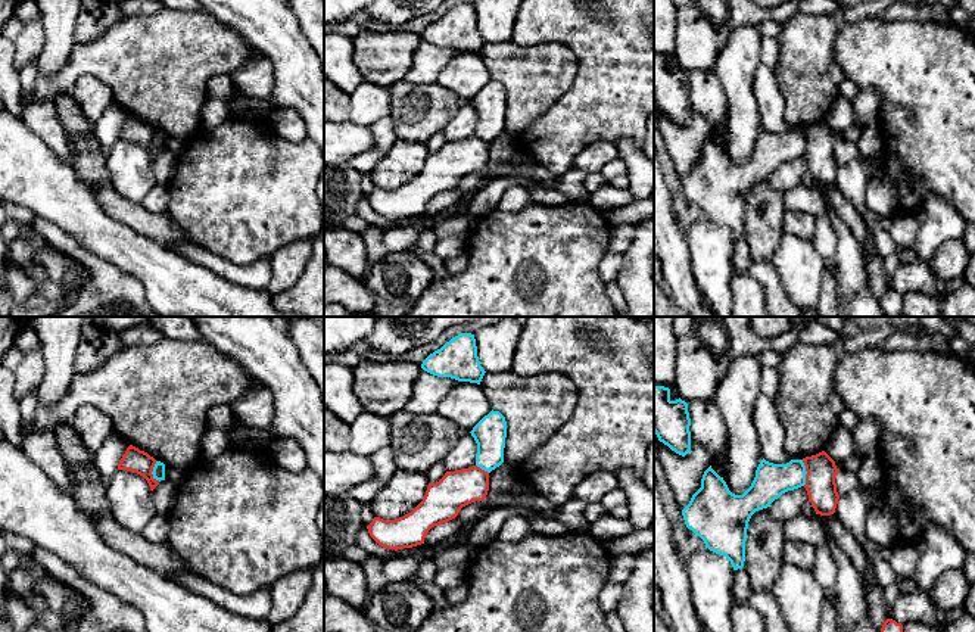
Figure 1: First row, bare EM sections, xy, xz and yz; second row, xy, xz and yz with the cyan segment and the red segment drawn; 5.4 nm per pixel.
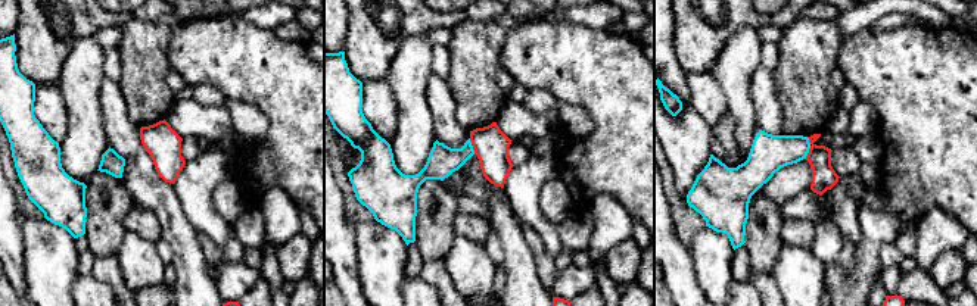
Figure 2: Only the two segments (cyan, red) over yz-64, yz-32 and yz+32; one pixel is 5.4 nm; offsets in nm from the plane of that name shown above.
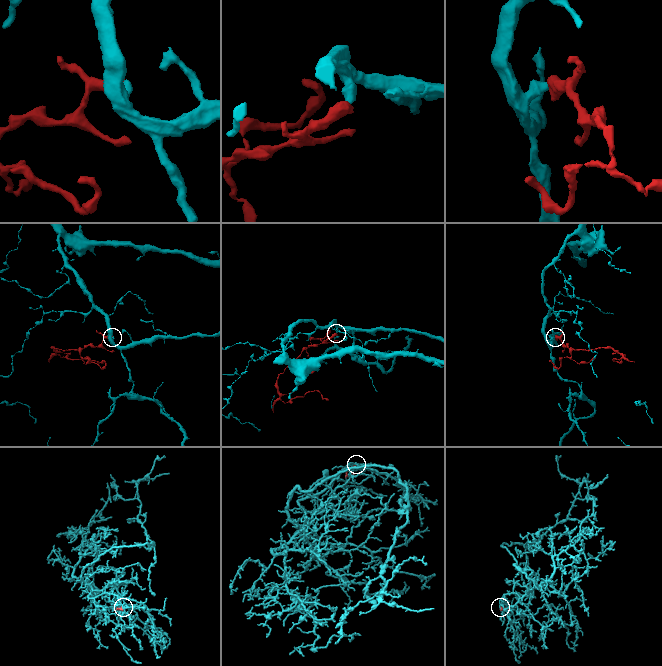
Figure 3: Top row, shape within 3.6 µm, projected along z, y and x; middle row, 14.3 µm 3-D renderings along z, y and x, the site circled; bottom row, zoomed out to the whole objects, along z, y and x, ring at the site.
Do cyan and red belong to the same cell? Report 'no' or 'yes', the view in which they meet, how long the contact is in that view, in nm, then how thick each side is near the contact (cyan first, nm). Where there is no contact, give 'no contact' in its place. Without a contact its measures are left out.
no; contact in yz; length 140 nm; calibres 180 and 170 nm

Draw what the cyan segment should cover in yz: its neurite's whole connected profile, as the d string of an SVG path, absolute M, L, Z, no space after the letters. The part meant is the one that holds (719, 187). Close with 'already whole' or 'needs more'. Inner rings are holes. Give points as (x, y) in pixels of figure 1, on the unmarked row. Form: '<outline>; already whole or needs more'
M763 128L751 156L735 165L710 136L703 144L701 158L682 180L685 194L704 211L705 218L725 225L733 240L742 239L751 186L782 164L804 156L806 144L803 130L773 134Z; already whole

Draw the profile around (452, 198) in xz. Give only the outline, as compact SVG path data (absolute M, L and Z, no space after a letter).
M452 189L446 193L432 197L424 208L424 214L437 215L445 209L449 209L462 203L464 197L465 197L465 193L461 193L457 189Z

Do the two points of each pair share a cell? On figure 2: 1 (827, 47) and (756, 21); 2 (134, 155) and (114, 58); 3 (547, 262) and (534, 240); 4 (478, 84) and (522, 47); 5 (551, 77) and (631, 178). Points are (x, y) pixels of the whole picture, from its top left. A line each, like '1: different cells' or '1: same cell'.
1: different cells
2: different cells
3: same cell
4: different cells
5: same cell

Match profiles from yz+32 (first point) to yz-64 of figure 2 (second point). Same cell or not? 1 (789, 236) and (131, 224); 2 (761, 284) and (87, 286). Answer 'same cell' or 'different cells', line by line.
1: same cell
2: different cells

